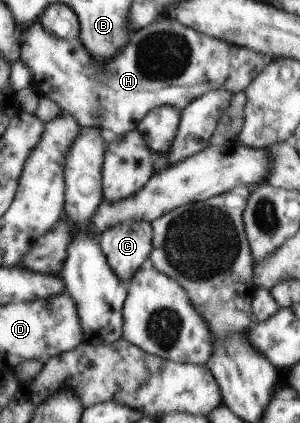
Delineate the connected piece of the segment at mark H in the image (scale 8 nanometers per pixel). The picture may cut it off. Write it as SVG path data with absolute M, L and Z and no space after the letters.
M159 16L153 24L145 26L143 30L137 30L135 36L131 36L131 44L115 60L107 64L95 64L87 56L87 50L79 40L69 42L69 40L51 36L42 27L40 21L23 27L18 41L20 42L20 60L31 71L31 84L37 88L41 96L49 97L65 112L71 112L81 126L99 126L123 135L125 132L137 129L137 124L143 120L143 116L154 108L170 106L181 112L190 102L215 89L225 89L232 95L240 90L243 92L253 82L253 78L275 60L273 56L257 54L249 48L235 46L225 40L209 38L197 30L175 24L173 20L163 16Z

